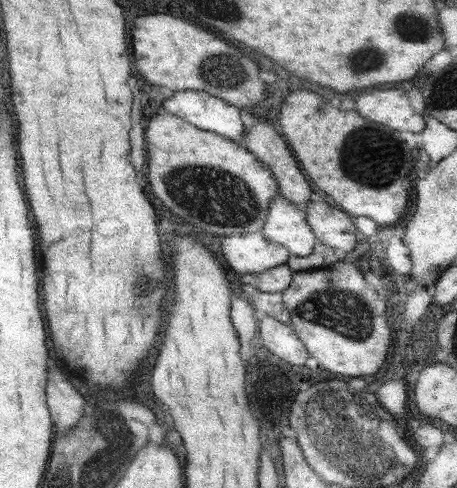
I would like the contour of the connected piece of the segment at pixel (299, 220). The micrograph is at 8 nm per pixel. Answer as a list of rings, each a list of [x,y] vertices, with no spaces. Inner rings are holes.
[[[281,194],[274,196],[262,228],[270,242],[286,247],[290,254],[308,256],[319,242],[308,225],[304,206],[297,206]]]

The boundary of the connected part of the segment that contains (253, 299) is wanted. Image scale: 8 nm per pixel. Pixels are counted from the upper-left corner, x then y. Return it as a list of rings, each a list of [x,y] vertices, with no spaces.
[[[242,284],[242,290],[257,313],[291,324],[291,314],[284,304],[282,292],[262,292],[250,284]]]

